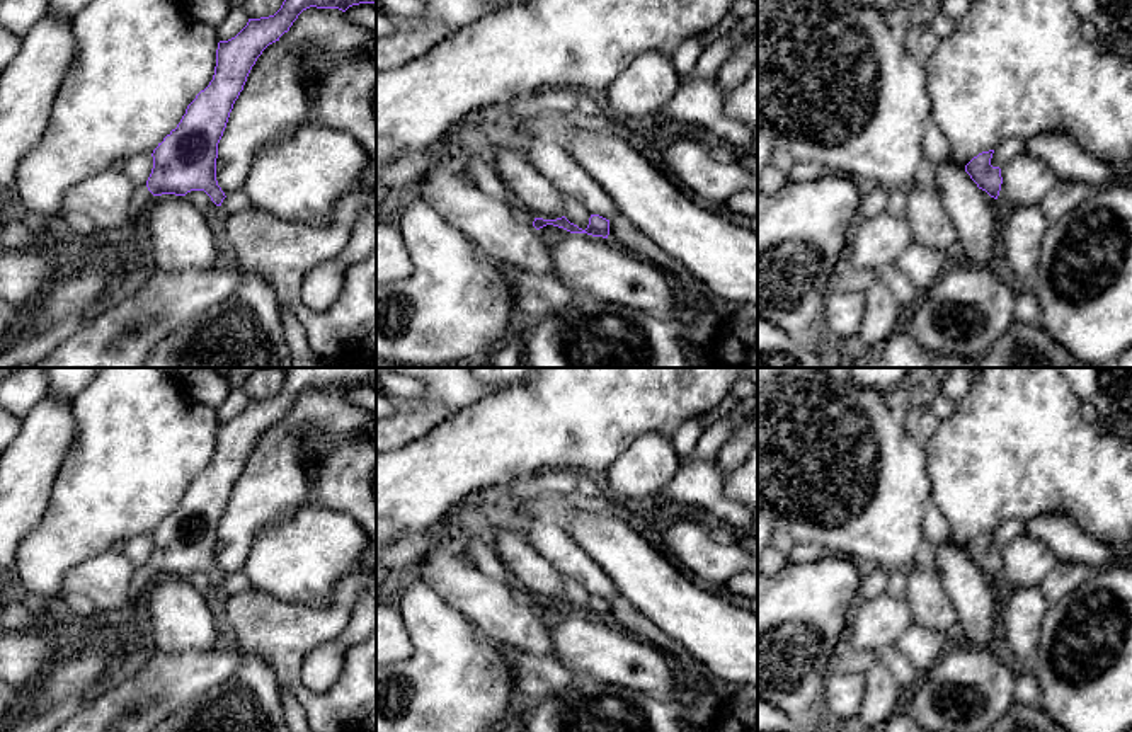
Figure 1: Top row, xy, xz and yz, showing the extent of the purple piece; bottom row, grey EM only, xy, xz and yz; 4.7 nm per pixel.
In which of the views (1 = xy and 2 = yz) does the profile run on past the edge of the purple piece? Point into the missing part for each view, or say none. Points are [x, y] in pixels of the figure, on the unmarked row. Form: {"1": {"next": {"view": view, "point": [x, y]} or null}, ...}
{"1": {"next": {"view": "xy", "point": [142, 577]}}, "2": {"next": null}}

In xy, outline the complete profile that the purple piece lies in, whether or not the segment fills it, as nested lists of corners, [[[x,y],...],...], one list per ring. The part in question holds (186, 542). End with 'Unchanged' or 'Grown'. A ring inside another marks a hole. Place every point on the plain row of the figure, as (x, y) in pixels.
[[[286,368],[284,383],[274,397],[249,400],[235,419],[220,422],[213,461],[153,531],[152,555],[134,574],[128,606],[162,575],[204,572],[221,587],[226,577],[216,562],[218,524],[257,439],[289,412],[303,392],[317,388],[346,393],[359,385],[376,385],[376,368]]]. Grown

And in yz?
[[[994,531],[982,533],[974,538],[967,546],[965,553],[977,565],[979,570],[986,572],[991,579],[998,580],[1003,558],[1001,550],[991,546]]]. Unchanged

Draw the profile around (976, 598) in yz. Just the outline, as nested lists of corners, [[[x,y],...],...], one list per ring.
[[[953,543],[928,545],[926,555],[940,574],[963,635],[972,647],[987,647],[996,632],[994,615],[1001,611],[999,584]]]

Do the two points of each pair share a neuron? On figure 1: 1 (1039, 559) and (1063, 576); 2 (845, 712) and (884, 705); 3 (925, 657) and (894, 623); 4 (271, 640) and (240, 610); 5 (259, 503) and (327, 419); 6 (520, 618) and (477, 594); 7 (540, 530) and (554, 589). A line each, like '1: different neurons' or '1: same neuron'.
1: different neurons
2: different neurons
3: different neurons
4: same neuron
5: same neuron
6: same neuron
7: different neurons

